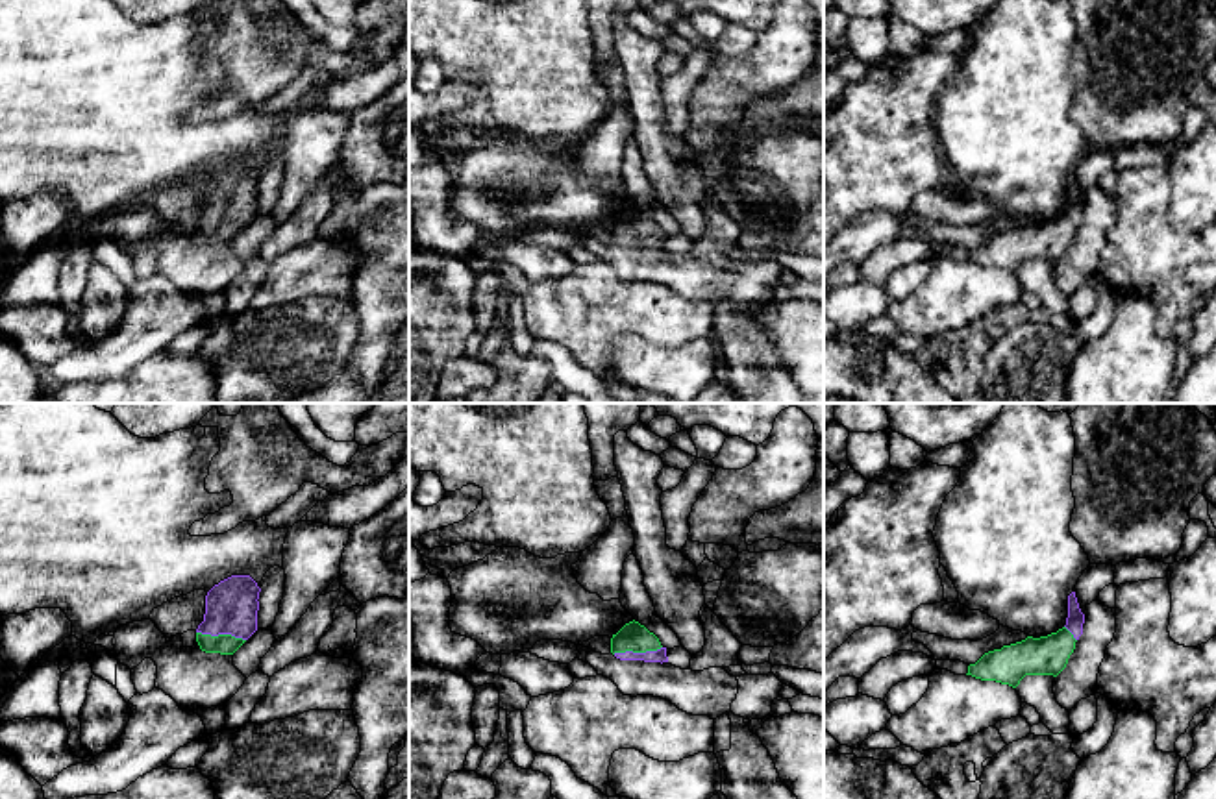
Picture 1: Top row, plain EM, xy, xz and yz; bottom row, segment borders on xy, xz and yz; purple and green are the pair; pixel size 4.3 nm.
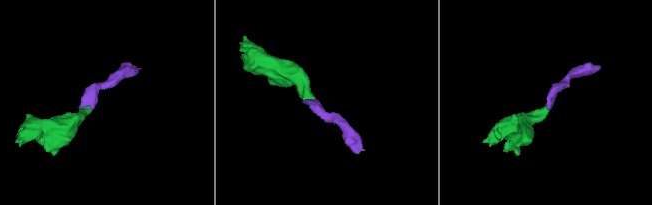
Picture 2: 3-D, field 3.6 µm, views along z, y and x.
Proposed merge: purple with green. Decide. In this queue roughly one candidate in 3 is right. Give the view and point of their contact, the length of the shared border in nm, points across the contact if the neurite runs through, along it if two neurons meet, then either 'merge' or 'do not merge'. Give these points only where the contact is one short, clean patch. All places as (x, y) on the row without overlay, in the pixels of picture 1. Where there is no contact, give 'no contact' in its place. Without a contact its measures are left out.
xy (221, 219) | 220 nm | across xy (232, 191), (230, 206), (221, 219), (224, 230) | merge

